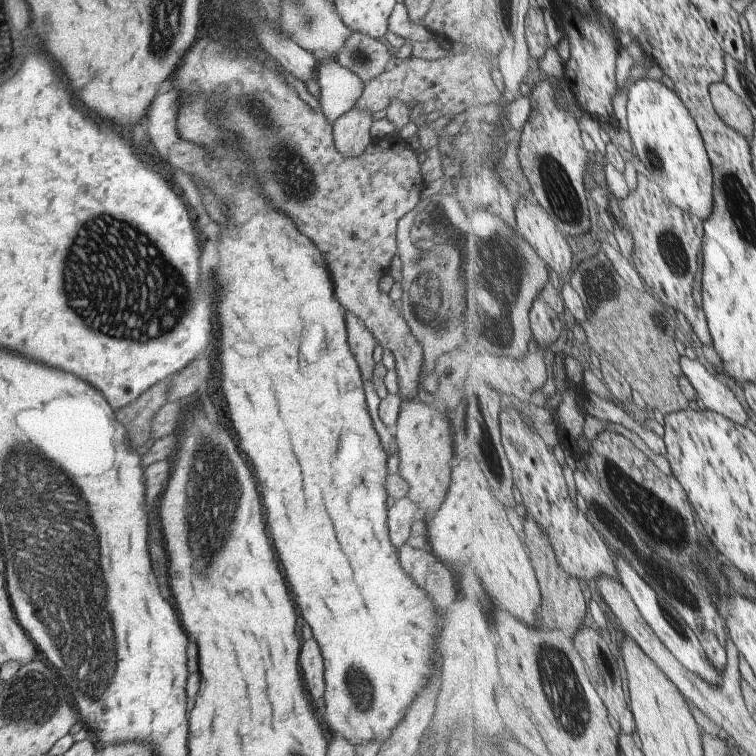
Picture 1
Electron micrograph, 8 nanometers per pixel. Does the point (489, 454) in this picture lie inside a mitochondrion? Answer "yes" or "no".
no

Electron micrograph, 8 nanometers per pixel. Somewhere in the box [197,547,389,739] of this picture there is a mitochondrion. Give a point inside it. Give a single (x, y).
(361, 690)

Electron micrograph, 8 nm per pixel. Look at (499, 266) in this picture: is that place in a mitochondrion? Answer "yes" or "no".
yes

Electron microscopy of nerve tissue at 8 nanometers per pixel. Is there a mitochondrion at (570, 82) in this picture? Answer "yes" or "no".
no

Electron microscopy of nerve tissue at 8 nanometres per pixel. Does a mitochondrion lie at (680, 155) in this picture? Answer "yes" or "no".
no

